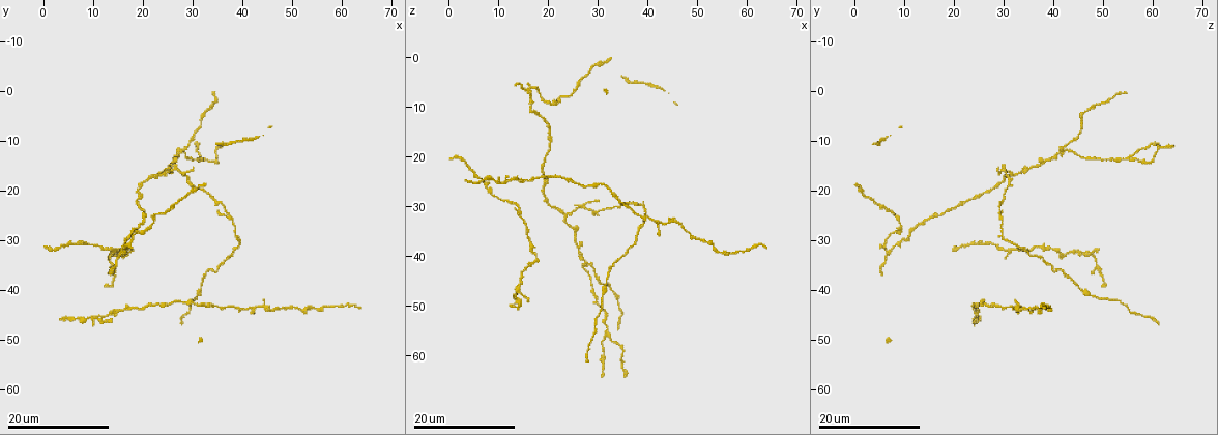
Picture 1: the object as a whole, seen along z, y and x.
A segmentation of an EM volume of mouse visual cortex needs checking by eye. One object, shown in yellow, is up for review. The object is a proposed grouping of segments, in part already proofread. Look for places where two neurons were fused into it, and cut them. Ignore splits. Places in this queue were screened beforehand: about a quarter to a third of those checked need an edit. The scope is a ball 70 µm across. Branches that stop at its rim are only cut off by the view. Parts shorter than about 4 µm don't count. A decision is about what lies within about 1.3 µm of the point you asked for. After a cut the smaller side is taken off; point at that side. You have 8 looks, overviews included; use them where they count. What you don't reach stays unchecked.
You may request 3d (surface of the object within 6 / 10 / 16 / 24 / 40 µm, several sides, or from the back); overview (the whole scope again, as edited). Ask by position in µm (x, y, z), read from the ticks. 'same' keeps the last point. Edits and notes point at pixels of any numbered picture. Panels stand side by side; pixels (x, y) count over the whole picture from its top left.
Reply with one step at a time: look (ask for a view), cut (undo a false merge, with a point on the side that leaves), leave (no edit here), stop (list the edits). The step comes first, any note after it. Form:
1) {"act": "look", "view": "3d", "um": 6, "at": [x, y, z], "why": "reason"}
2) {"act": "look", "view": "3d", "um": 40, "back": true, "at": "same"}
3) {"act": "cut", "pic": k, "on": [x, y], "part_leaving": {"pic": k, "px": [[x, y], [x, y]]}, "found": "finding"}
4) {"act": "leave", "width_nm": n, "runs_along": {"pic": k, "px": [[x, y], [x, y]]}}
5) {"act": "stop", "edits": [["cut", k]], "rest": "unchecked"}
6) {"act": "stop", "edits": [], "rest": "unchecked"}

{"act": "look", "view": "3d", "um": 16, "at": [22.5, 24.5, 8.5], "why": "thick turns thin"}

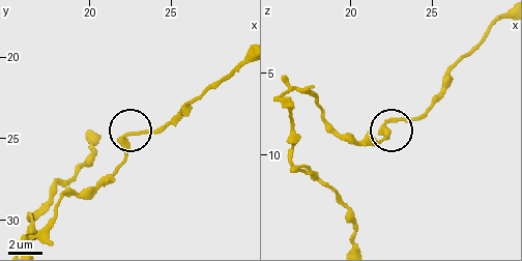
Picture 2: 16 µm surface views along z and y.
{"act": "look", "view": "3d", "um": 10, "at": [22.5, 24.7, 7.9]}

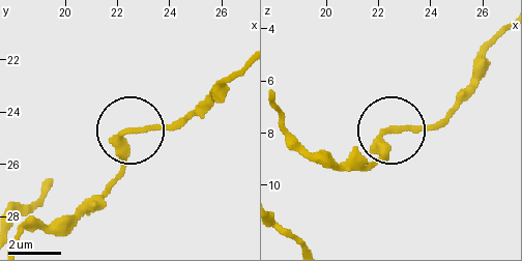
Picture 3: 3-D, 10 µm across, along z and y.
{"act": "leave", "runs_along": {"pic": 3, "px": [[280, 118], [348, 165], [379, 160], [388, 134], [446, 124]]}, "found": "all the same neuron"}

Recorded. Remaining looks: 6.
{"act": "look", "view": "3d", "um": 16, "at": [10.5, 45.0, 25.0], "why": "arms run side by side"}

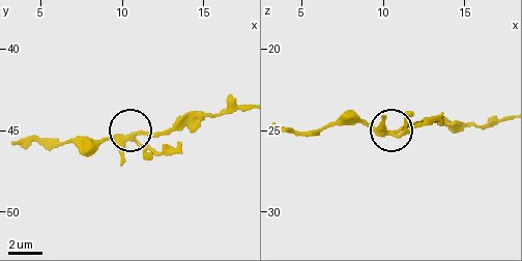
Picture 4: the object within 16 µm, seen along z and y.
{"act": "look", "view": "3d", "um": 10, "at": [10.5, 45.5, 25.3]}

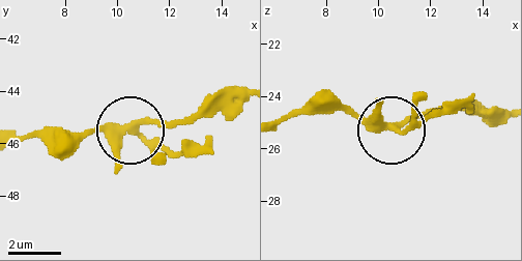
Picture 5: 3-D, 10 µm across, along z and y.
{"act": "leave", "runs_along": {"pic": 5, "px": [[240, 95], [213, 97], [173, 122], [138, 126], [184, 155]]}, "found": "one neuron here"}

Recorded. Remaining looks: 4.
{"act": "look", "view": "3d", "um": 24, "at": [14.0, 36.5, 49.5], "why": "calibre changes"}

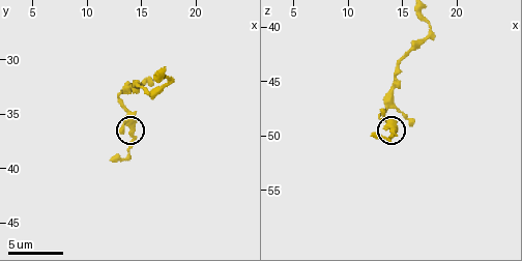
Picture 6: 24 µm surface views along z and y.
{"act": "look", "view": "3d", "um": 10, "at": [14.0, 36.6, 49.6]}

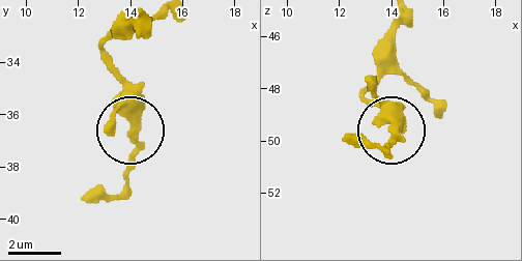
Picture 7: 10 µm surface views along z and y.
{"act": "look", "view": "3d", "um": 10, "back": true, "at": [14.1, 36.7, 49.5]}

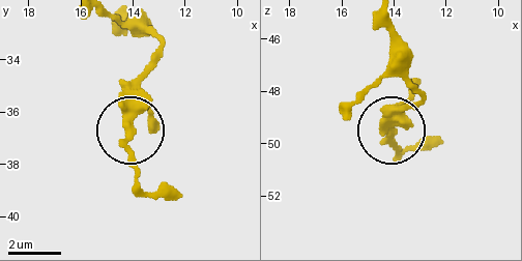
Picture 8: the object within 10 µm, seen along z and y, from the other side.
{"act": "leave", "found": "one neuron here"}

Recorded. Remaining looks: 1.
{"act": "stop", "edits": [], "rest": "unchecked"}

